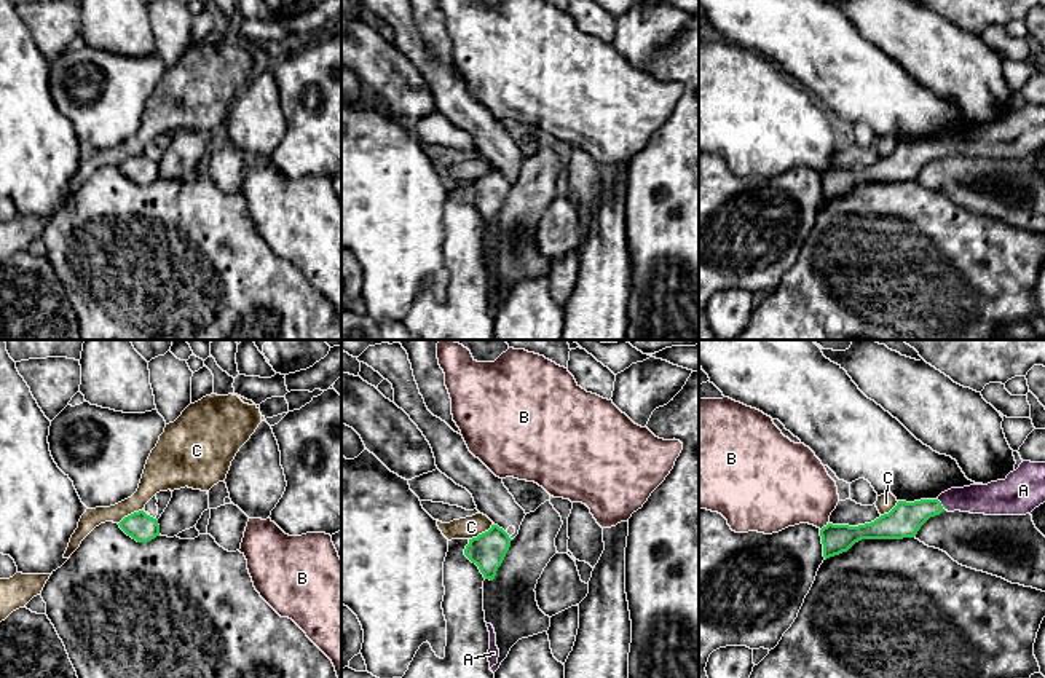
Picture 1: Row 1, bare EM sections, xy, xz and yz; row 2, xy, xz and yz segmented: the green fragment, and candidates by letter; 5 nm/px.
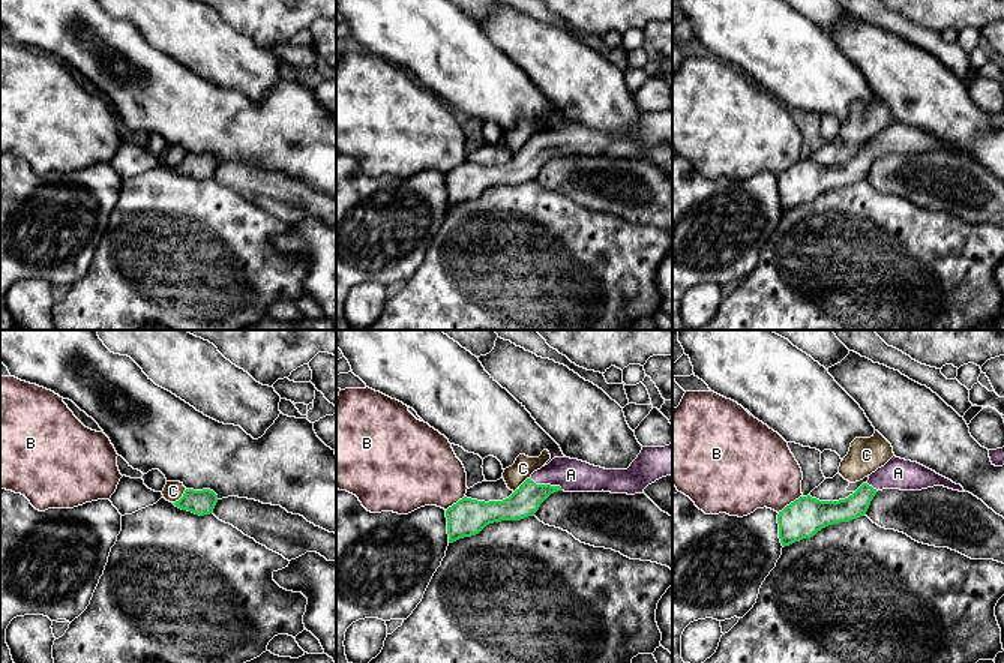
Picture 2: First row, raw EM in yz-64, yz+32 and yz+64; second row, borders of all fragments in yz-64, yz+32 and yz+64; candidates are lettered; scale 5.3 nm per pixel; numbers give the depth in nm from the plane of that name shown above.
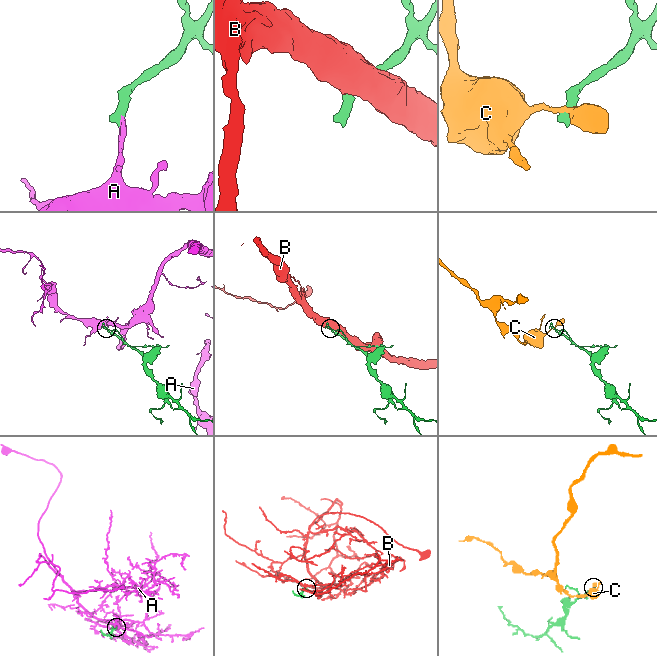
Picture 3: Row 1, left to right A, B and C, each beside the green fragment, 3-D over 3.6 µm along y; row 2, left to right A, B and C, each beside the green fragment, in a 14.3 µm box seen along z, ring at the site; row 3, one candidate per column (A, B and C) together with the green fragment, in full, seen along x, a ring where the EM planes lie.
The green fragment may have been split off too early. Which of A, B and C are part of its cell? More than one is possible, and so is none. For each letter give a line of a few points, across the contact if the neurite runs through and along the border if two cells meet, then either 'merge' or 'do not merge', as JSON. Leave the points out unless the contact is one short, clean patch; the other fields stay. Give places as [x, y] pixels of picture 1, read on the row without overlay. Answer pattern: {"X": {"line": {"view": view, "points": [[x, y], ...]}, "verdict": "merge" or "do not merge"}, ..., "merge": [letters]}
{"A": {"line": {"view": "yz", "points": [[905, 161], [926, 150], [940, 147], [951, 142], [989, 142]]}, "verdict": "merge"}, "B": {"verdict": "do not merge"}, "C": {"line": {"view": "xz", "points": [[493, 166], [469, 182]]}, "verdict": "do not merge"}, "merge": ["A"]}

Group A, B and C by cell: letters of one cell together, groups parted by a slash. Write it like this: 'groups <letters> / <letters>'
groups A / B / C

